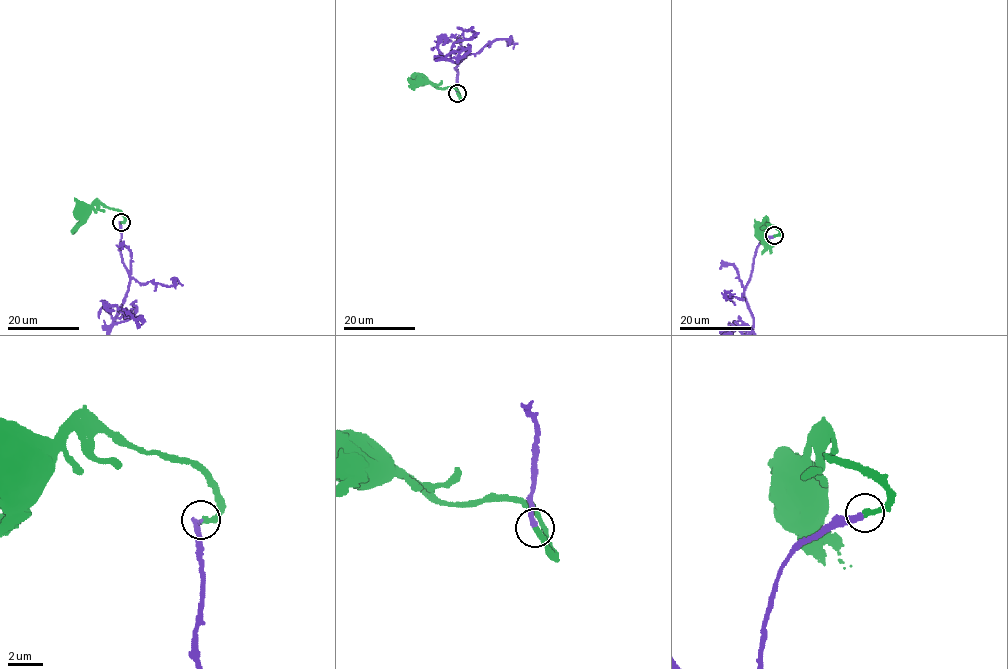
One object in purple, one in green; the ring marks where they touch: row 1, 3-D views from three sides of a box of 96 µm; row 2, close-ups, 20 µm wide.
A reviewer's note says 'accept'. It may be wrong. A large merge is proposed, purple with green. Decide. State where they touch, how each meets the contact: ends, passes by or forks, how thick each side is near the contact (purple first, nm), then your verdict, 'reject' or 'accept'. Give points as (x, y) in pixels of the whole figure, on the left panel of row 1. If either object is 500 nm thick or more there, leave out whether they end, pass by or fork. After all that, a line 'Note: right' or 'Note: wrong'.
at (121, 222); purple ends there; green ends there; 260 nm thick on the purple side, 300 nm on the other; accept
Note: right

